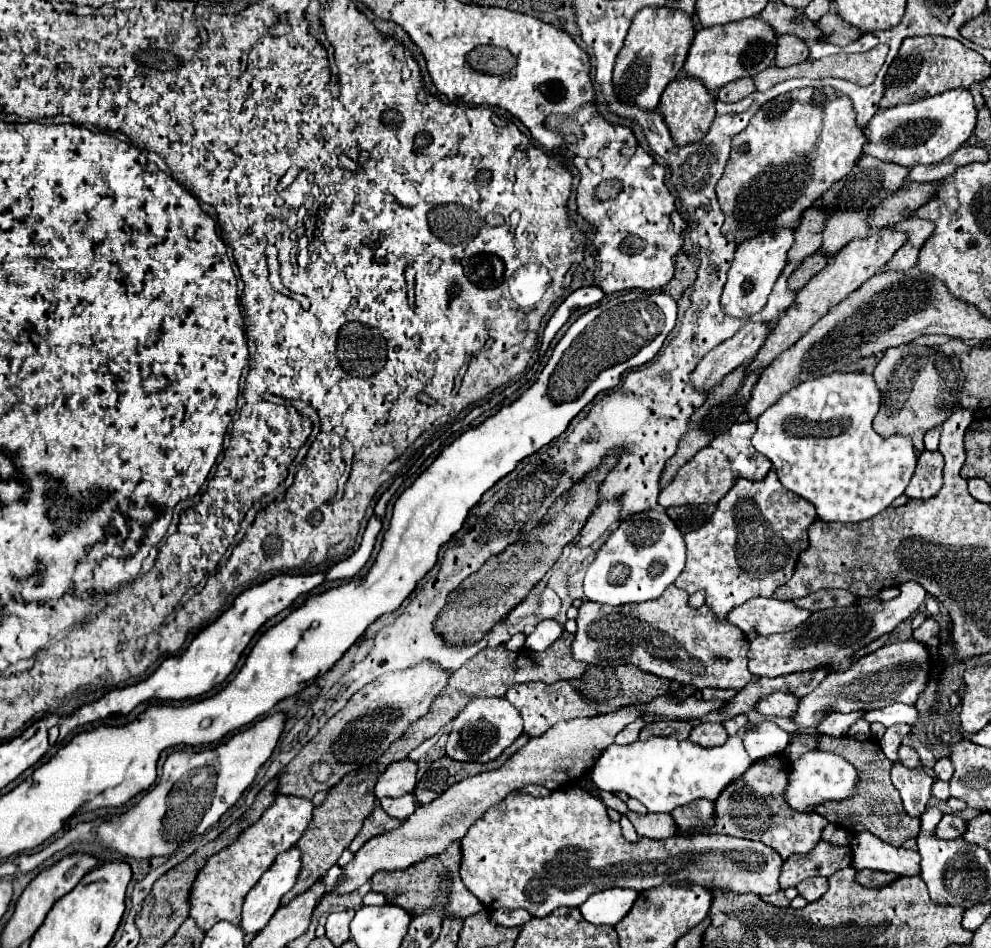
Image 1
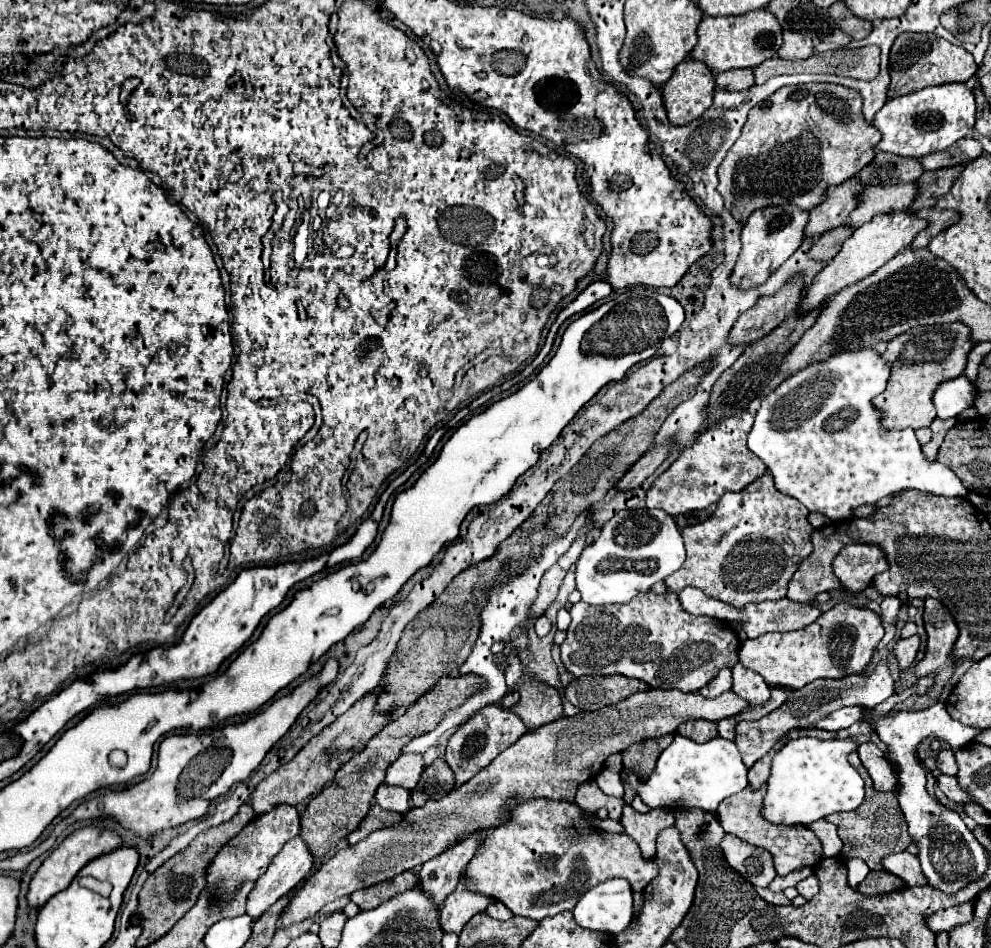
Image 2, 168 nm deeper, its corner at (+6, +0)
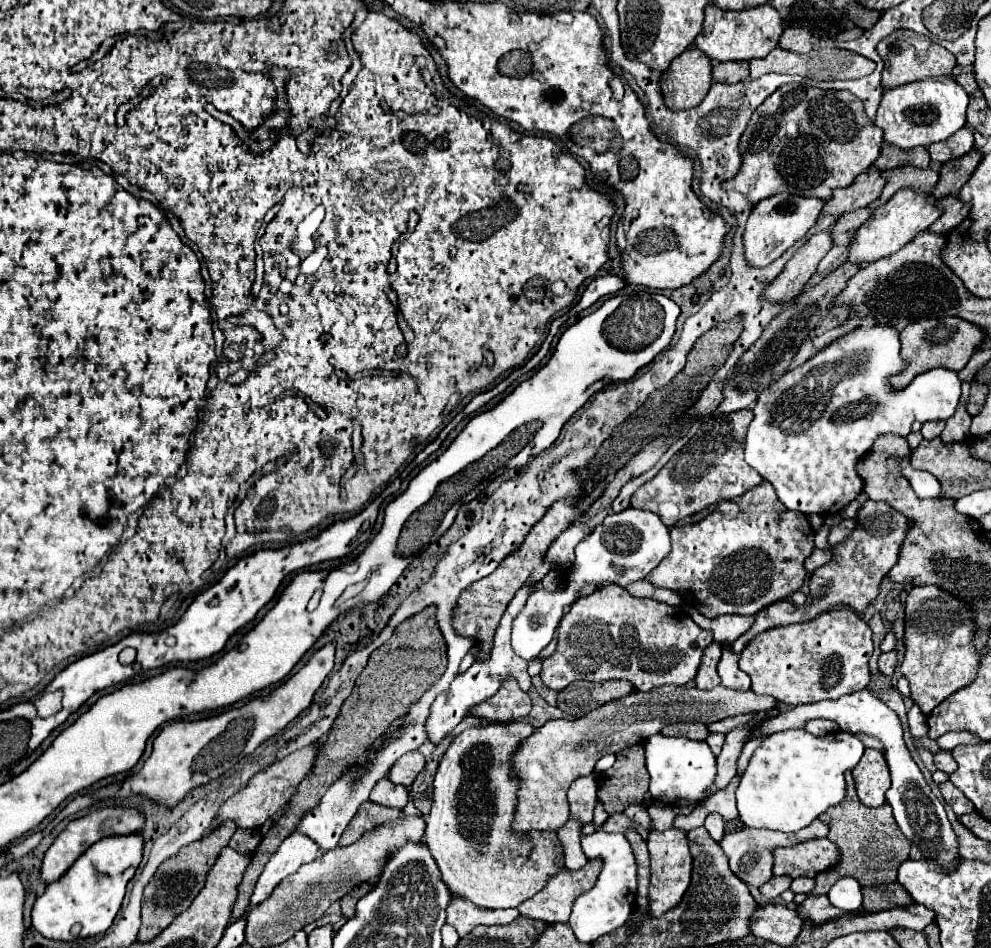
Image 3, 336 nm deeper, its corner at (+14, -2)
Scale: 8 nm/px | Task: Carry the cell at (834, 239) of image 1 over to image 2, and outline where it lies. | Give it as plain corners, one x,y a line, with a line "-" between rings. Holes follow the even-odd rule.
915,183
865,187
865,191
859,195
857,209
853,209
849,215
847,227
857,229
857,227
869,223
875,215
885,215
889,211
907,209
913,201
913,195
917,195

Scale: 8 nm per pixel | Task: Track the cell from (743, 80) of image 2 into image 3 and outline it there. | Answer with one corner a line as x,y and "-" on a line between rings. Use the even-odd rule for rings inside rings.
723,61
723,63
715,63
713,65
713,79
715,81
721,81
721,83
739,83
739,81
745,81
749,77
749,67
745,61
741,63
729,63
729,61

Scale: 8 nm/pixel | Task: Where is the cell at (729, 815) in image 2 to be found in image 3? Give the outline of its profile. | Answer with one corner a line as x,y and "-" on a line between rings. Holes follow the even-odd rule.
811,839
797,847
778,847
773,851
773,876
817,877
839,863
839,849
829,839

